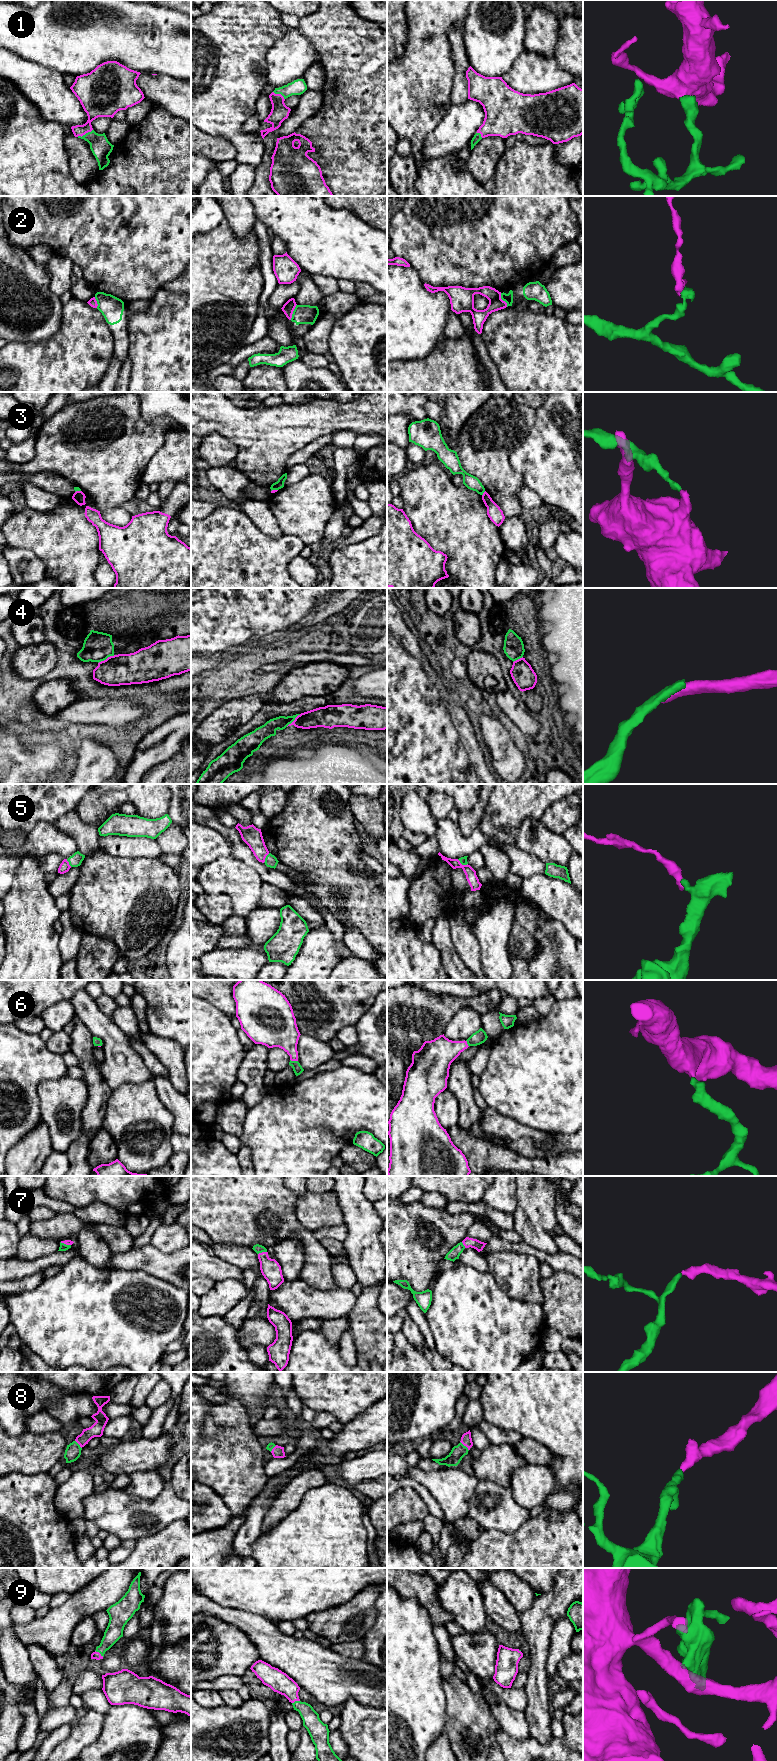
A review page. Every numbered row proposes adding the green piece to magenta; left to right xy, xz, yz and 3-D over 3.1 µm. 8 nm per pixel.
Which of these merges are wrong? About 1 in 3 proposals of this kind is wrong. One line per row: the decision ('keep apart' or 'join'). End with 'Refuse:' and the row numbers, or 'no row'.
1: join
2: keep apart
3: keep apart
4: keep apart
5: keep apart
6: join
7: join
8: join
9: join
Refuse: 2, 3, 4, 5

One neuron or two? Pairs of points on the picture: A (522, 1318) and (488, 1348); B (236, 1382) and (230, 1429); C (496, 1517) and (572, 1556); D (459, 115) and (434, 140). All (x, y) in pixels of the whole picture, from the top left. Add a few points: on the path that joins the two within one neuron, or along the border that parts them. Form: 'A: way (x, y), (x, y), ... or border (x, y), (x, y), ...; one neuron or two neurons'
A: way (514, 1326), (506, 1330), (496, 1340); one neuron
B: border (225, 1401), (238, 1401), (251, 1412); two neurons
C: border (529, 1518), (515, 1531), (510, 1533), (495, 1530); two neurons
D: way (453, 121), (440, 134); one neuron

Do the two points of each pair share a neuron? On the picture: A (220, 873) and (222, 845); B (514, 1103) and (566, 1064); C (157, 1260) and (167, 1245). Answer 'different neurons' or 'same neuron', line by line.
A: different neurons
B: same neuron
C: different neurons

